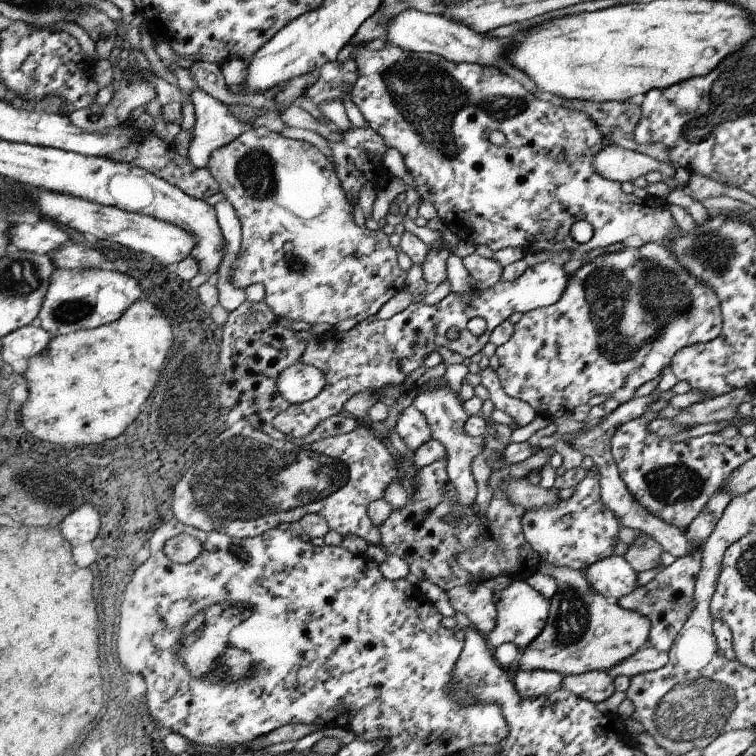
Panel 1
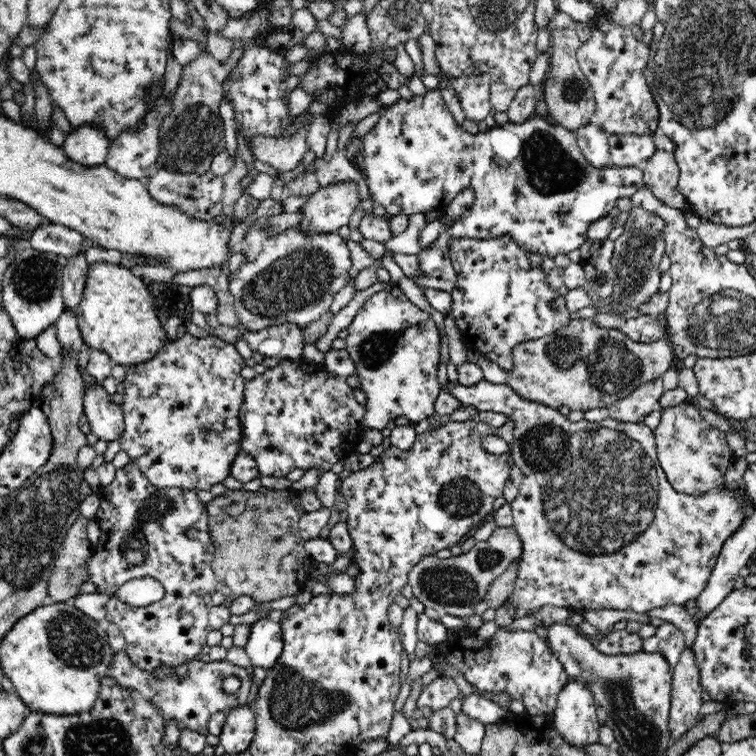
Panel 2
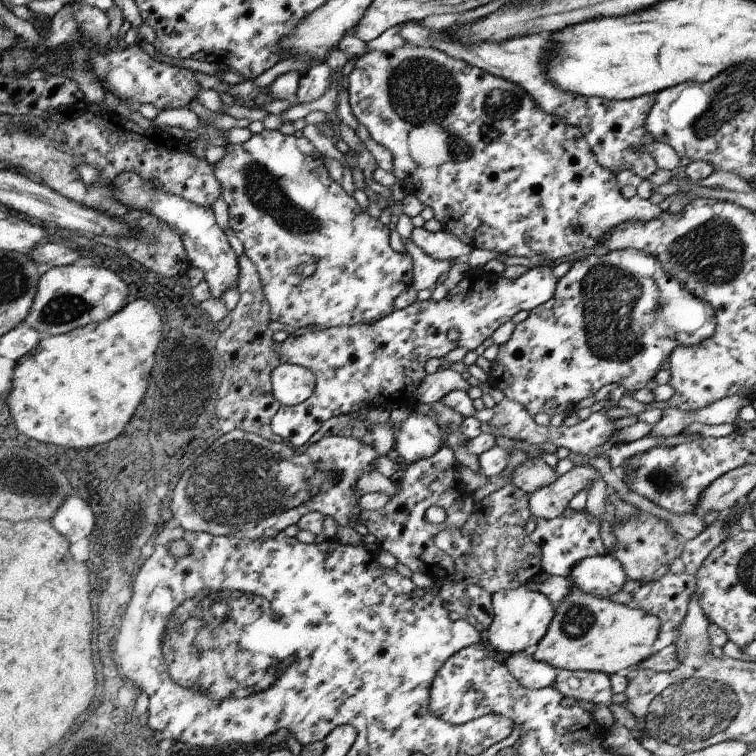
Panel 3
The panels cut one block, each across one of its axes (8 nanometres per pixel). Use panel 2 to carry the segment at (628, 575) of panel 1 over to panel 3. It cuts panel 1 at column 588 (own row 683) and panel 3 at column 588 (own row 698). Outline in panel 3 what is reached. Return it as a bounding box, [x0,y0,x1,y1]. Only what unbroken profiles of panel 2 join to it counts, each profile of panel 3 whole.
[566,554,628,599]

